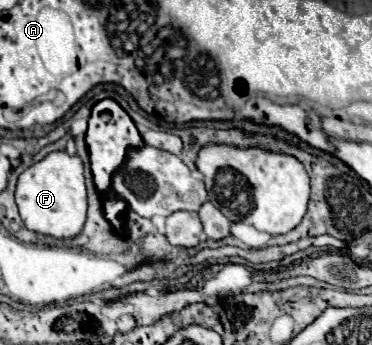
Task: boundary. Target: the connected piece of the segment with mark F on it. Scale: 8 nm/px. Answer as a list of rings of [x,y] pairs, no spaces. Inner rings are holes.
[[[54,151],[40,163],[34,163],[18,177],[16,205],[26,229],[56,239],[74,239],[86,223],[86,185],[80,157]]]

